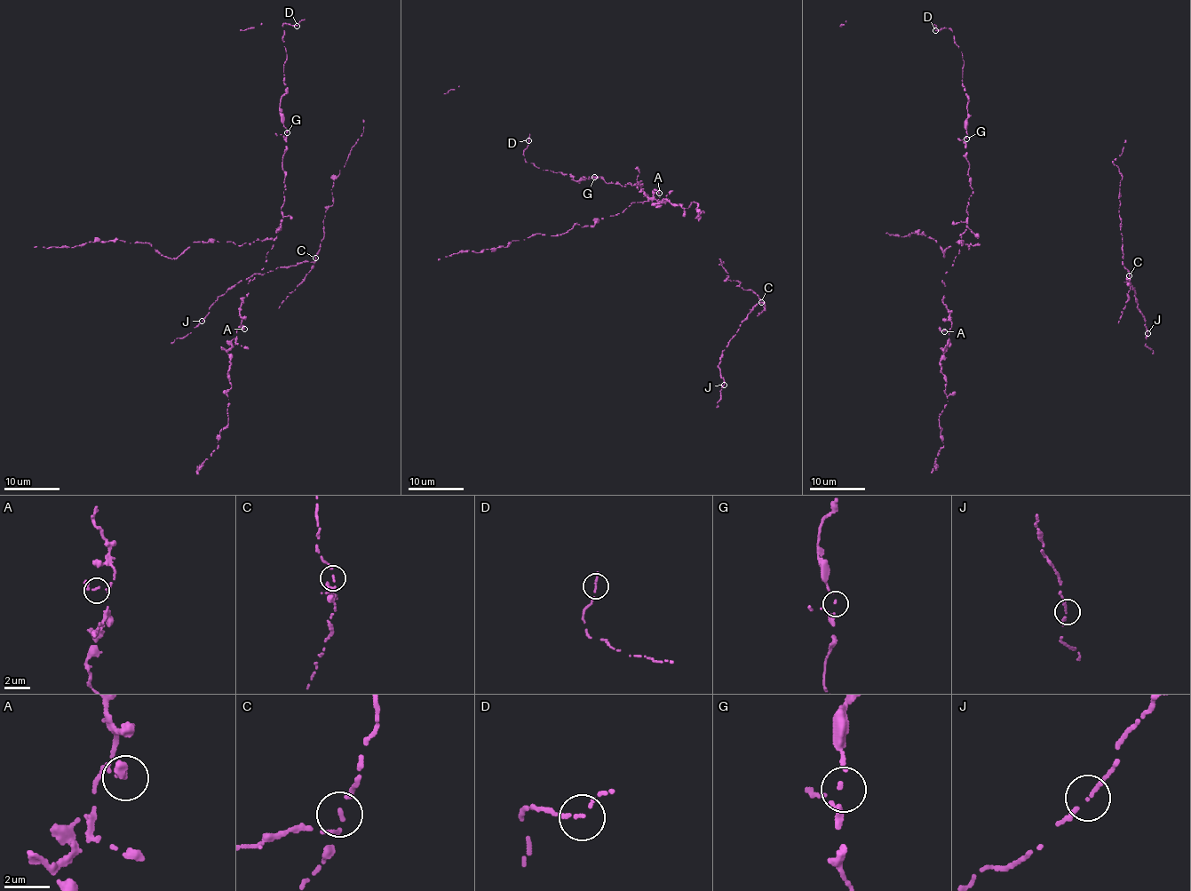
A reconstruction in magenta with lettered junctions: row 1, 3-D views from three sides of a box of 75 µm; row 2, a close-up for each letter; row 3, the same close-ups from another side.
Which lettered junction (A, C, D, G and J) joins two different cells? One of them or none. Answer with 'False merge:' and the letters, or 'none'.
False merge: C

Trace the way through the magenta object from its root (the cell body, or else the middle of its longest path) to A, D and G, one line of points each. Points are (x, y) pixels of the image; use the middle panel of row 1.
A: (639, 185), (642, 185), (641, 181), (637, 187), (643, 188), (648, 199), (658, 201), (659, 193)
D: (639, 185), (605, 183), (593, 176), (576, 181), (570, 173), (543, 171), (524, 160), (528, 140)
G: (639, 185), (605, 183), (603, 178), (594, 177)

